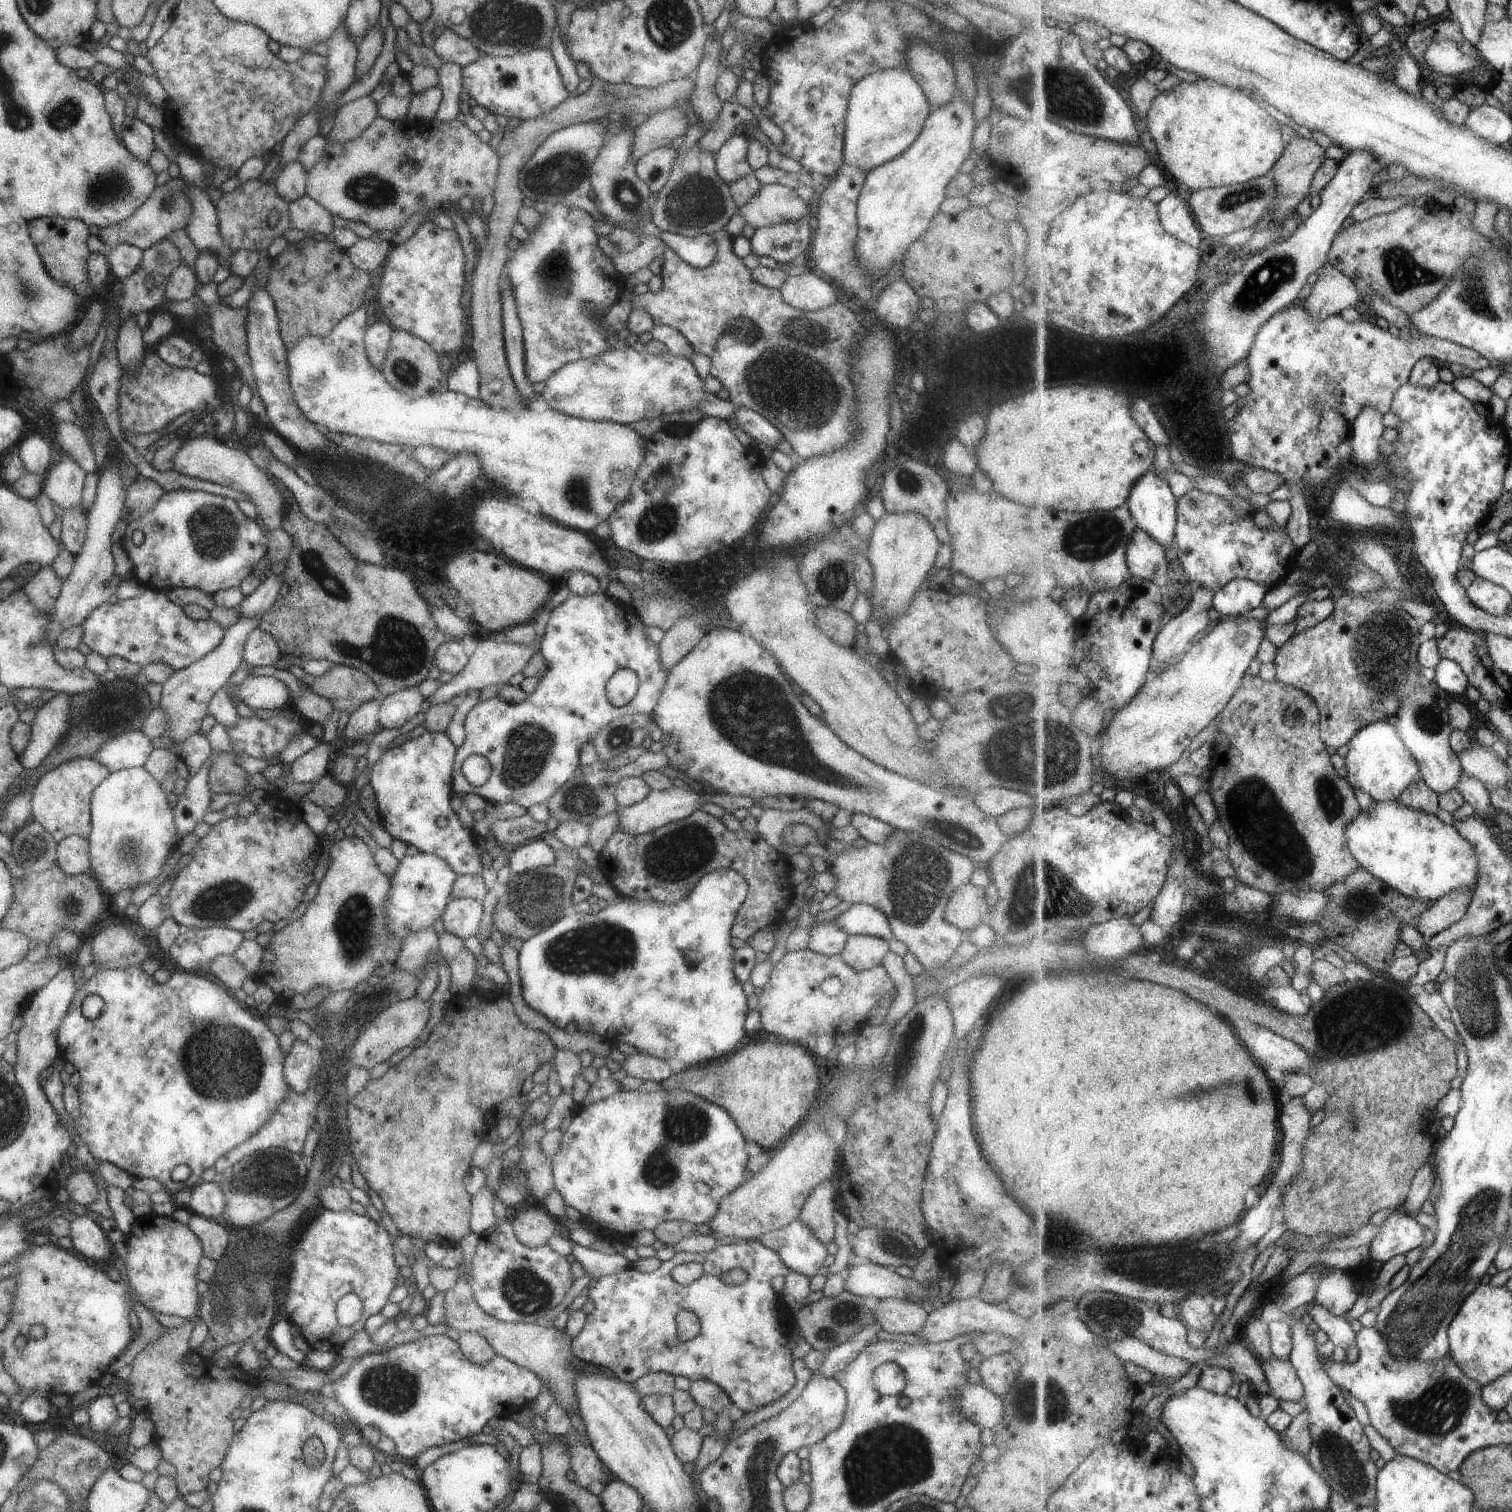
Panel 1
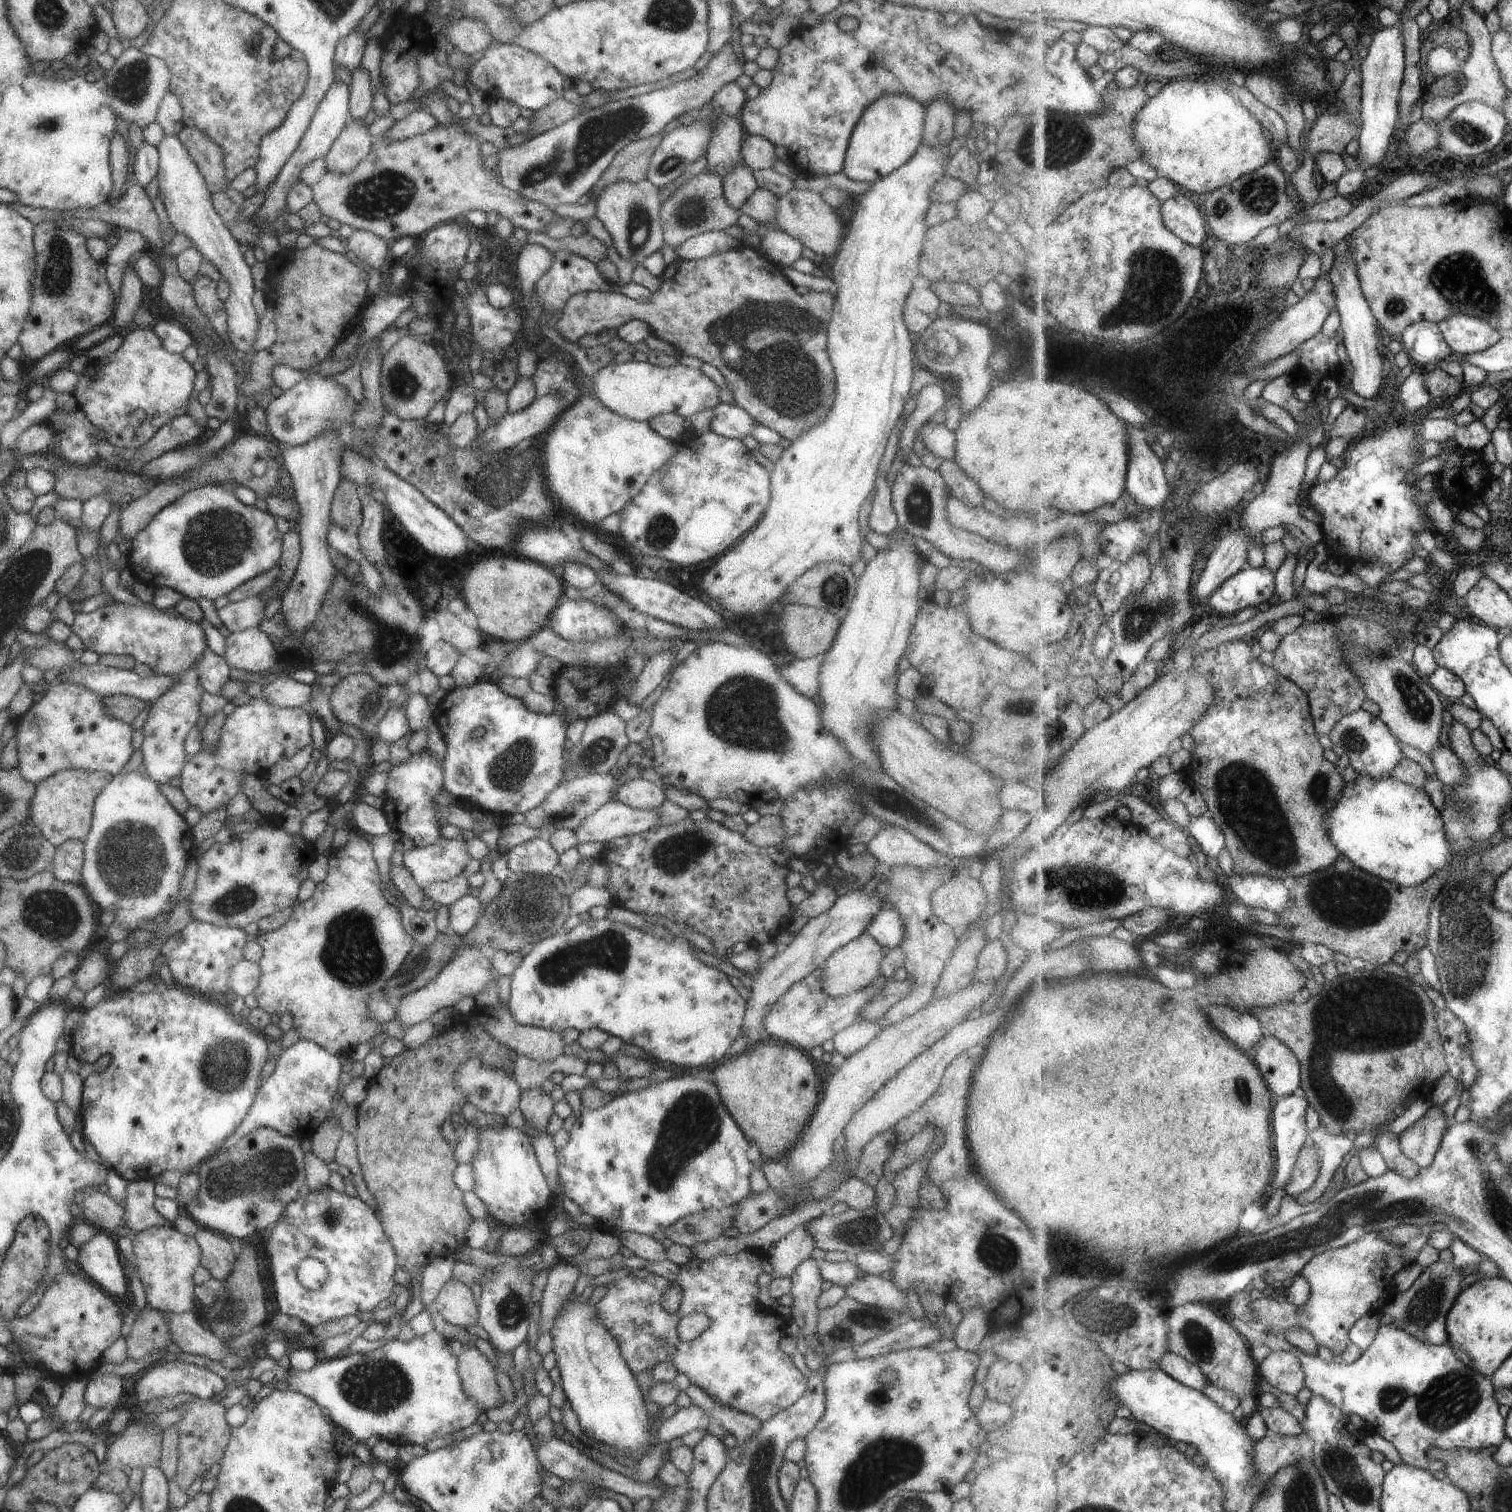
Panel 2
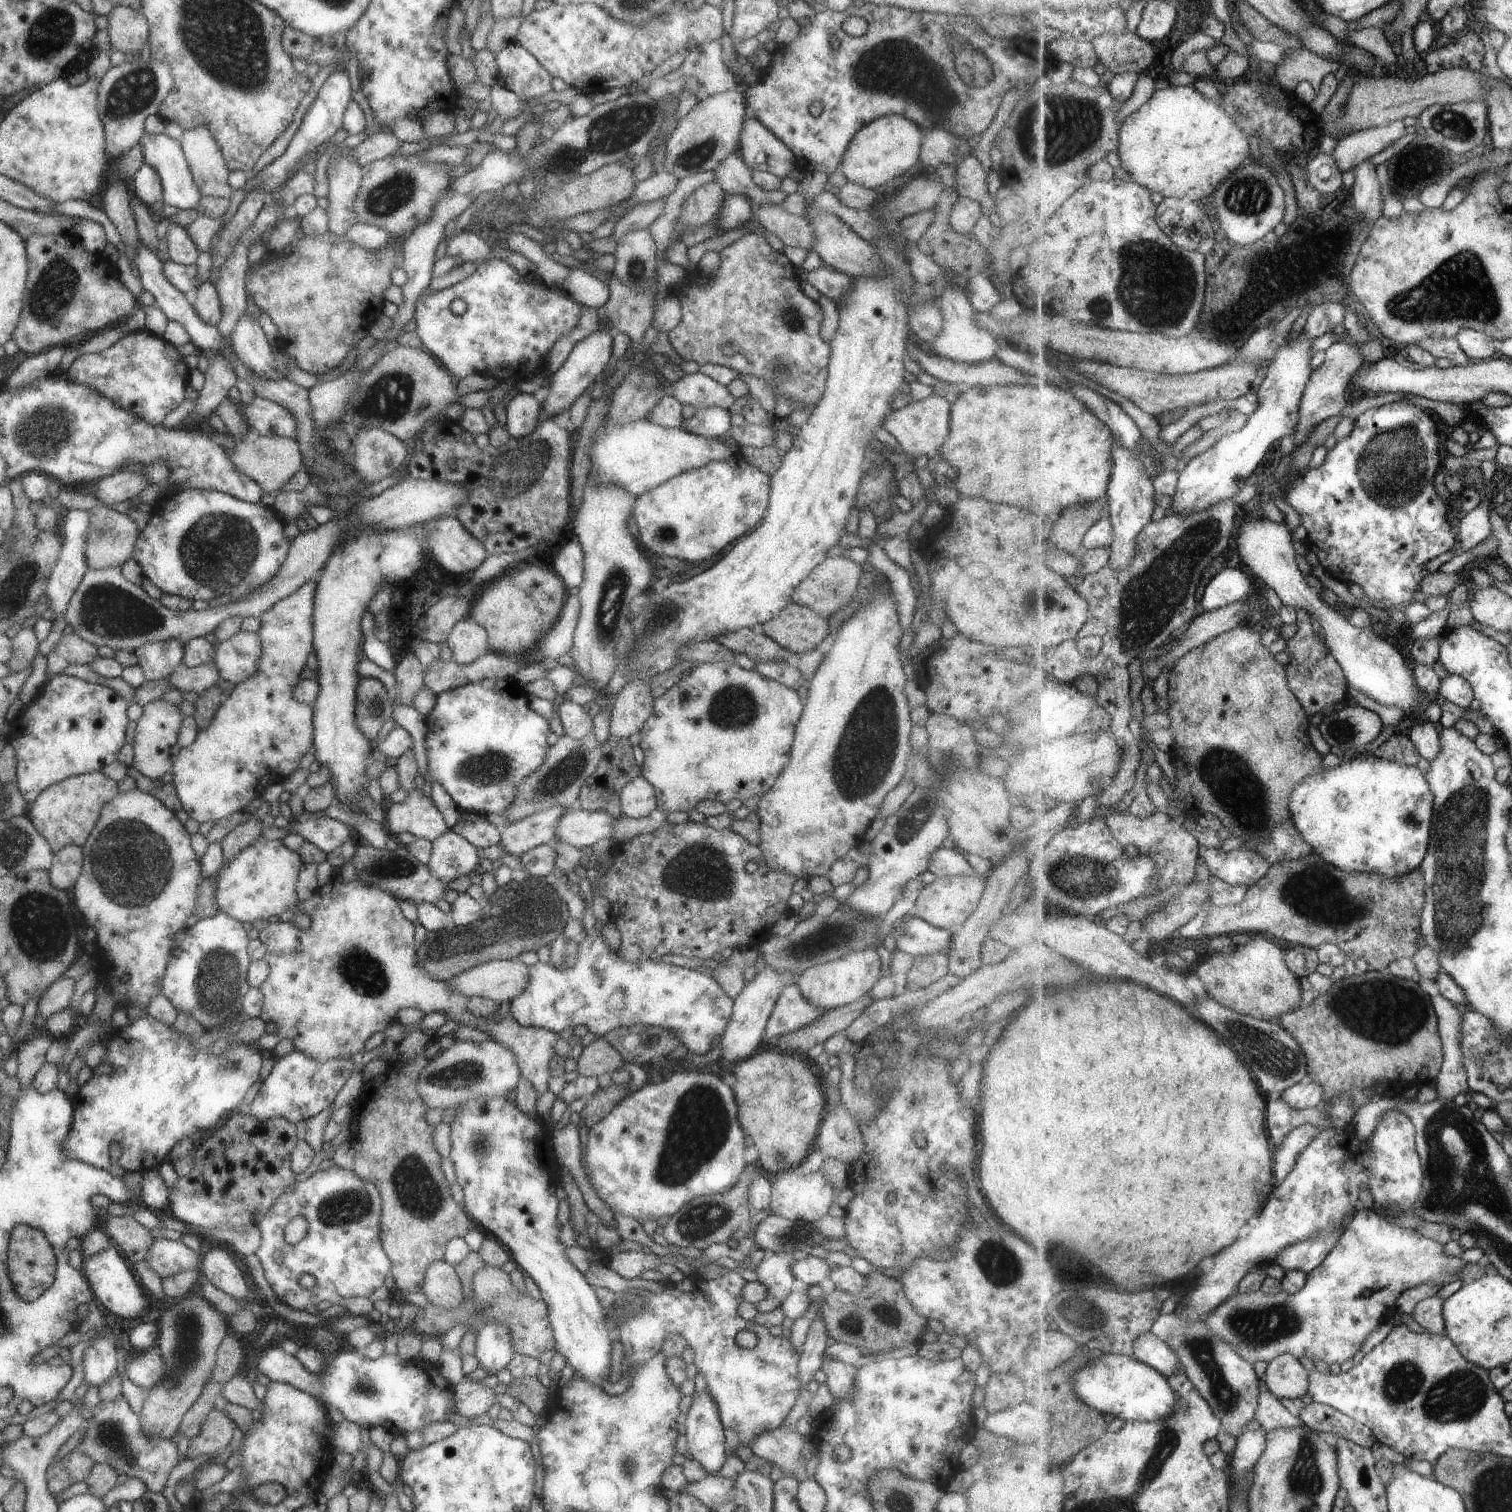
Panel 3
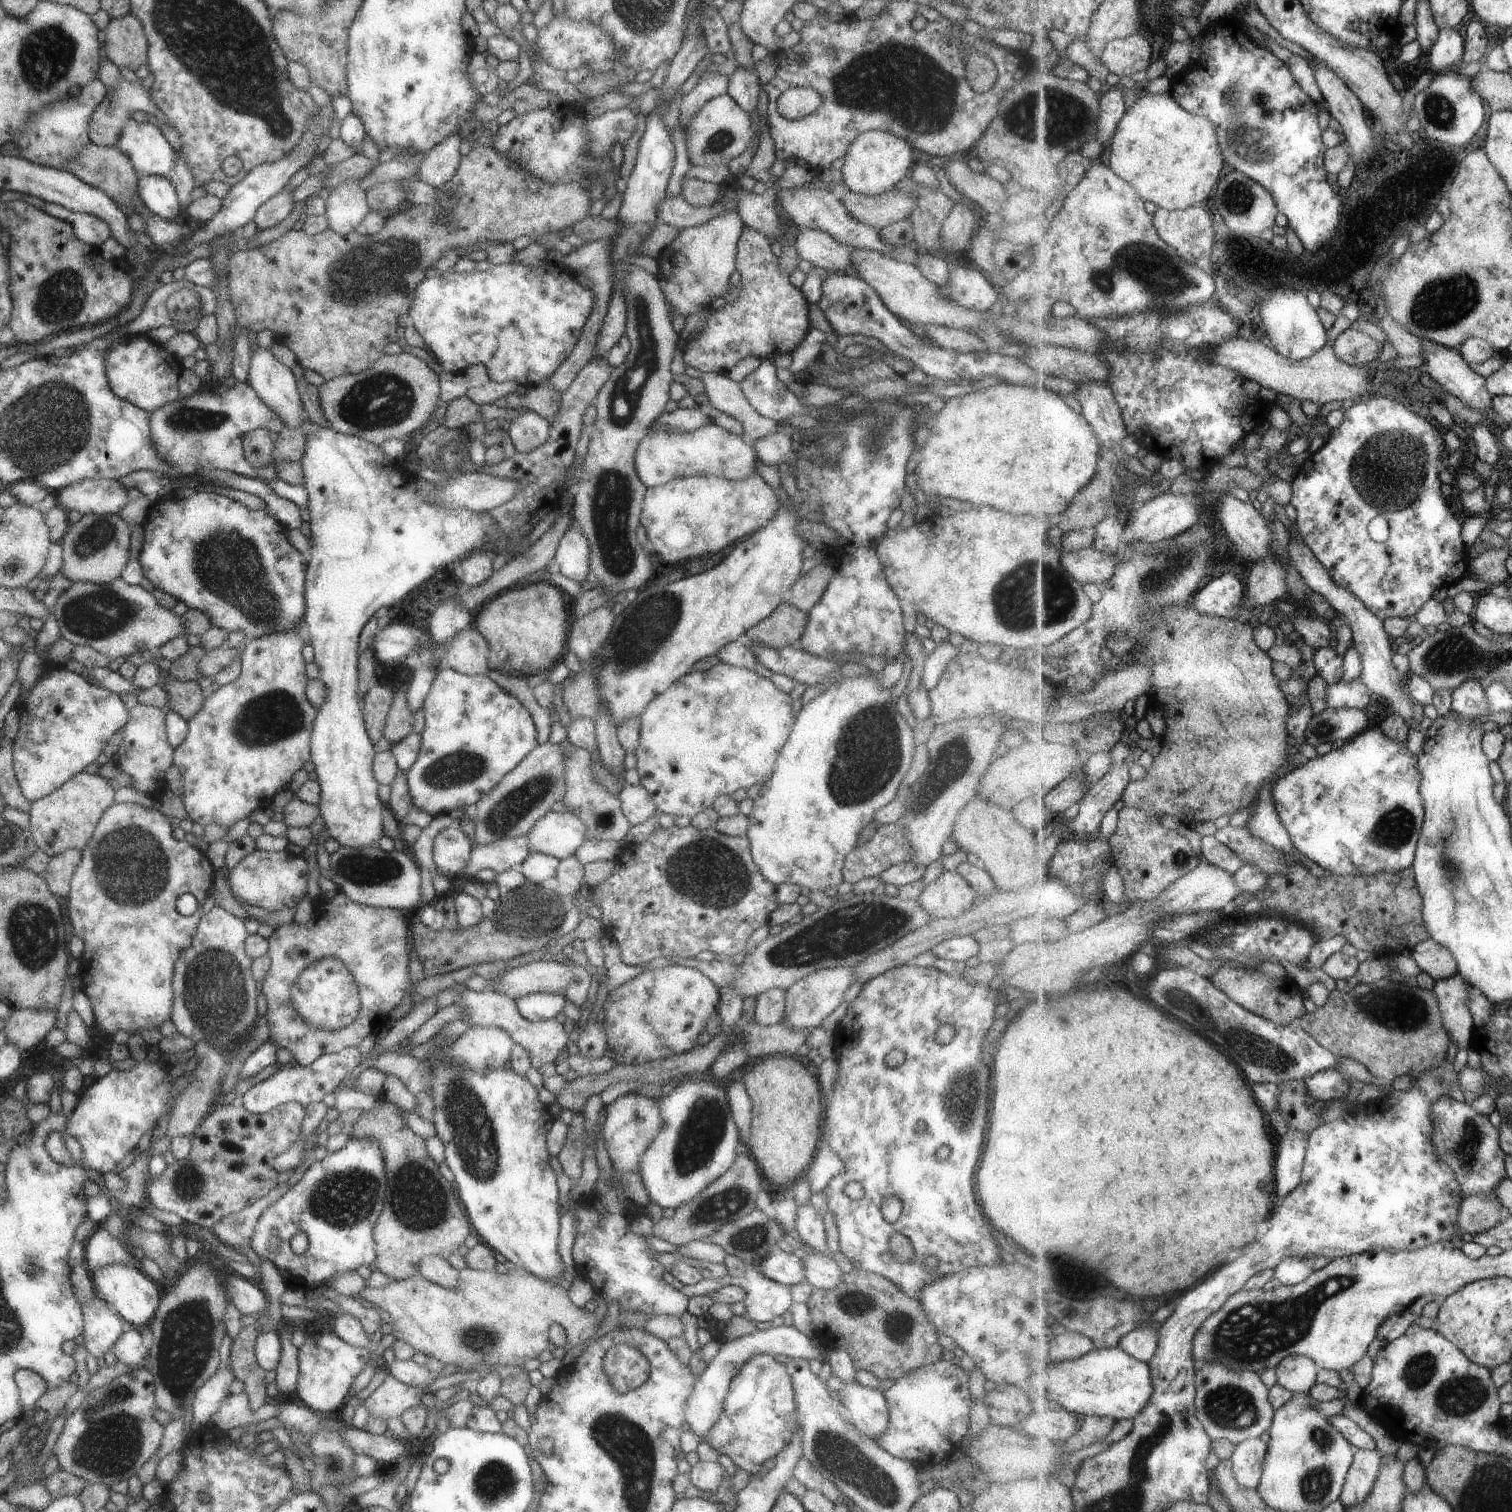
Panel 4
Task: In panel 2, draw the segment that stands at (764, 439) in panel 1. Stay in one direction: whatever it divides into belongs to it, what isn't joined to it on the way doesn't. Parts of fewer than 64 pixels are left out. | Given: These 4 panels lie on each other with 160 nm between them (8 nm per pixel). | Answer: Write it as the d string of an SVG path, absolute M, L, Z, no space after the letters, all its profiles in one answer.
M718 402L713 408L708 430L724 437L741 439L749 435L753 419L740 406Z

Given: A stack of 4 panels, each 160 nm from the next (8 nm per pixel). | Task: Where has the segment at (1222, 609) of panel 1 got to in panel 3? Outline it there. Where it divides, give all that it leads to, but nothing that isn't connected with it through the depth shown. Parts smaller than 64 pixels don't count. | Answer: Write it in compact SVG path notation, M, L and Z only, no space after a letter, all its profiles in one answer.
M1237 566L1227 567L1208 582L1200 604L1205 611L1214 611L1228 604L1247 600L1251 593L1258 594L1257 590L1251 591L1251 588L1253 582L1245 572L1241 572Z

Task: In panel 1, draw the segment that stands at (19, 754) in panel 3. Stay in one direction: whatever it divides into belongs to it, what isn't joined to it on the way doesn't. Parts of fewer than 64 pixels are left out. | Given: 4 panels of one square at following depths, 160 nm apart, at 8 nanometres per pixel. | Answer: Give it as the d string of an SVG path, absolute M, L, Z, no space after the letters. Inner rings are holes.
M55 693L35 710L29 727L27 744L18 755L24 769L37 768L53 747L68 734L68 720L71 714L70 696L65 693ZM121 731L108 738L89 758L97 761L109 772L141 767L153 750L149 739L140 731Z

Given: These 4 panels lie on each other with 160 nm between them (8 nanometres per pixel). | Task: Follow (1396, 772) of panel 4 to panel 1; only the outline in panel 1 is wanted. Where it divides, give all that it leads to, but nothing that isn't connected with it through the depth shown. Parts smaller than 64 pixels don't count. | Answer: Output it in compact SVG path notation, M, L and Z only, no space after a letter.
M1375 801L1350 822L1347 840L1361 867L1407 896L1437 902L1457 889L1477 892L1482 870L1476 848L1453 825L1445 824L1433 813L1411 808L1403 801Z

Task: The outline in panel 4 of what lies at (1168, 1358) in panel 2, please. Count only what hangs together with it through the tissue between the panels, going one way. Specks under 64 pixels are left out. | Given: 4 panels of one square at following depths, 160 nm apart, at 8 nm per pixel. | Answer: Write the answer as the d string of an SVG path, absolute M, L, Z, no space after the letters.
M1145 1324L1128 1332L1118 1346L1136 1359L1151 1362L1157 1352L1159 1339L1159 1332L1153 1326Z

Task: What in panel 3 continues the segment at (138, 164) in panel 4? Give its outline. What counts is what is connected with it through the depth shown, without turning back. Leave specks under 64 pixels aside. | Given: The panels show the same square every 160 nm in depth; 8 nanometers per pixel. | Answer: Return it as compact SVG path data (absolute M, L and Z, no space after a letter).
M143 133L138 140L141 147L143 163L156 170L162 188L162 204L169 204L173 208L187 209L190 214L201 198L193 182L189 167L180 149L178 140L169 138L166 134L150 135Z

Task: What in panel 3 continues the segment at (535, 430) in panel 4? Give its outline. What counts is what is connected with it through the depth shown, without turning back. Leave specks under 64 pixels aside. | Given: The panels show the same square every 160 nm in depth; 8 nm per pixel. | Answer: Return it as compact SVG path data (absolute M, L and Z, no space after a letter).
M517 393L505 407L504 429L511 439L528 437L538 427L540 402L535 394Z

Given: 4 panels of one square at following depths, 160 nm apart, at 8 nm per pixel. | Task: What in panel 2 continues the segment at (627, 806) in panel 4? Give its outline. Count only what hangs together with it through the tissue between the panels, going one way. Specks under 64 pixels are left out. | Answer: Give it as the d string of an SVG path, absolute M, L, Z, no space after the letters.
M631 779L617 788L613 800L636 809L656 809L664 800L661 785L645 779Z

